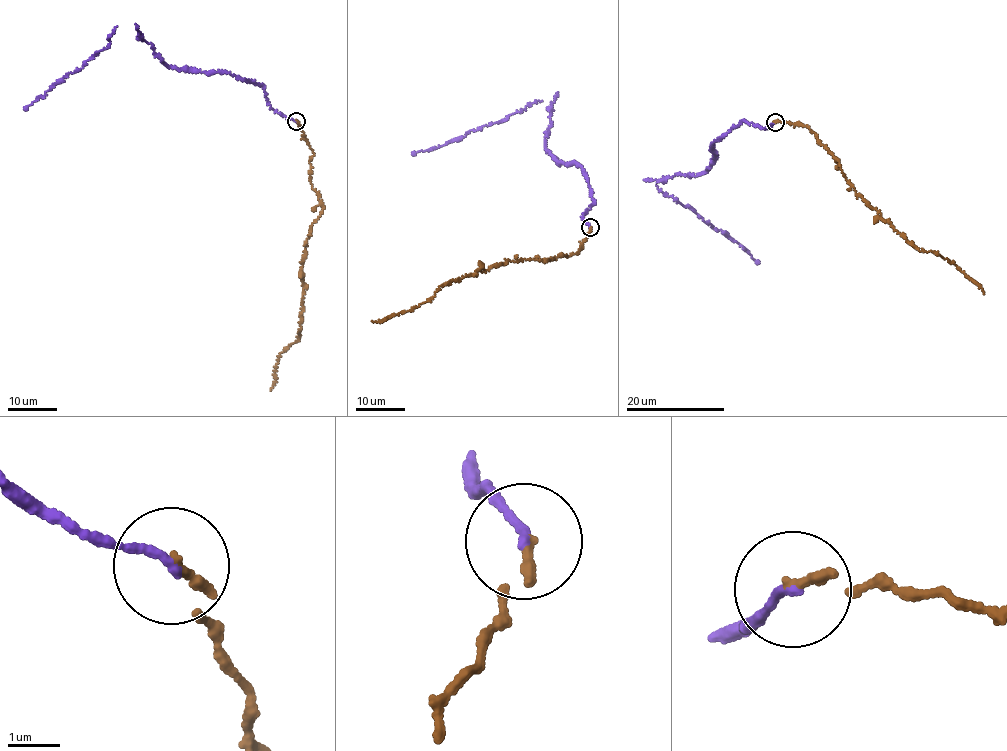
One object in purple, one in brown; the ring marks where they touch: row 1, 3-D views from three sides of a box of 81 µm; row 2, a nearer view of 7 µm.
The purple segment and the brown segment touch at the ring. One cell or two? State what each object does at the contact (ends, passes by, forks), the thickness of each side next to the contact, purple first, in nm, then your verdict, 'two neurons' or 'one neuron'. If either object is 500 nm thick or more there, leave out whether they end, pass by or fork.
purple ends | brown ends | 150/190 nm | one neuron

